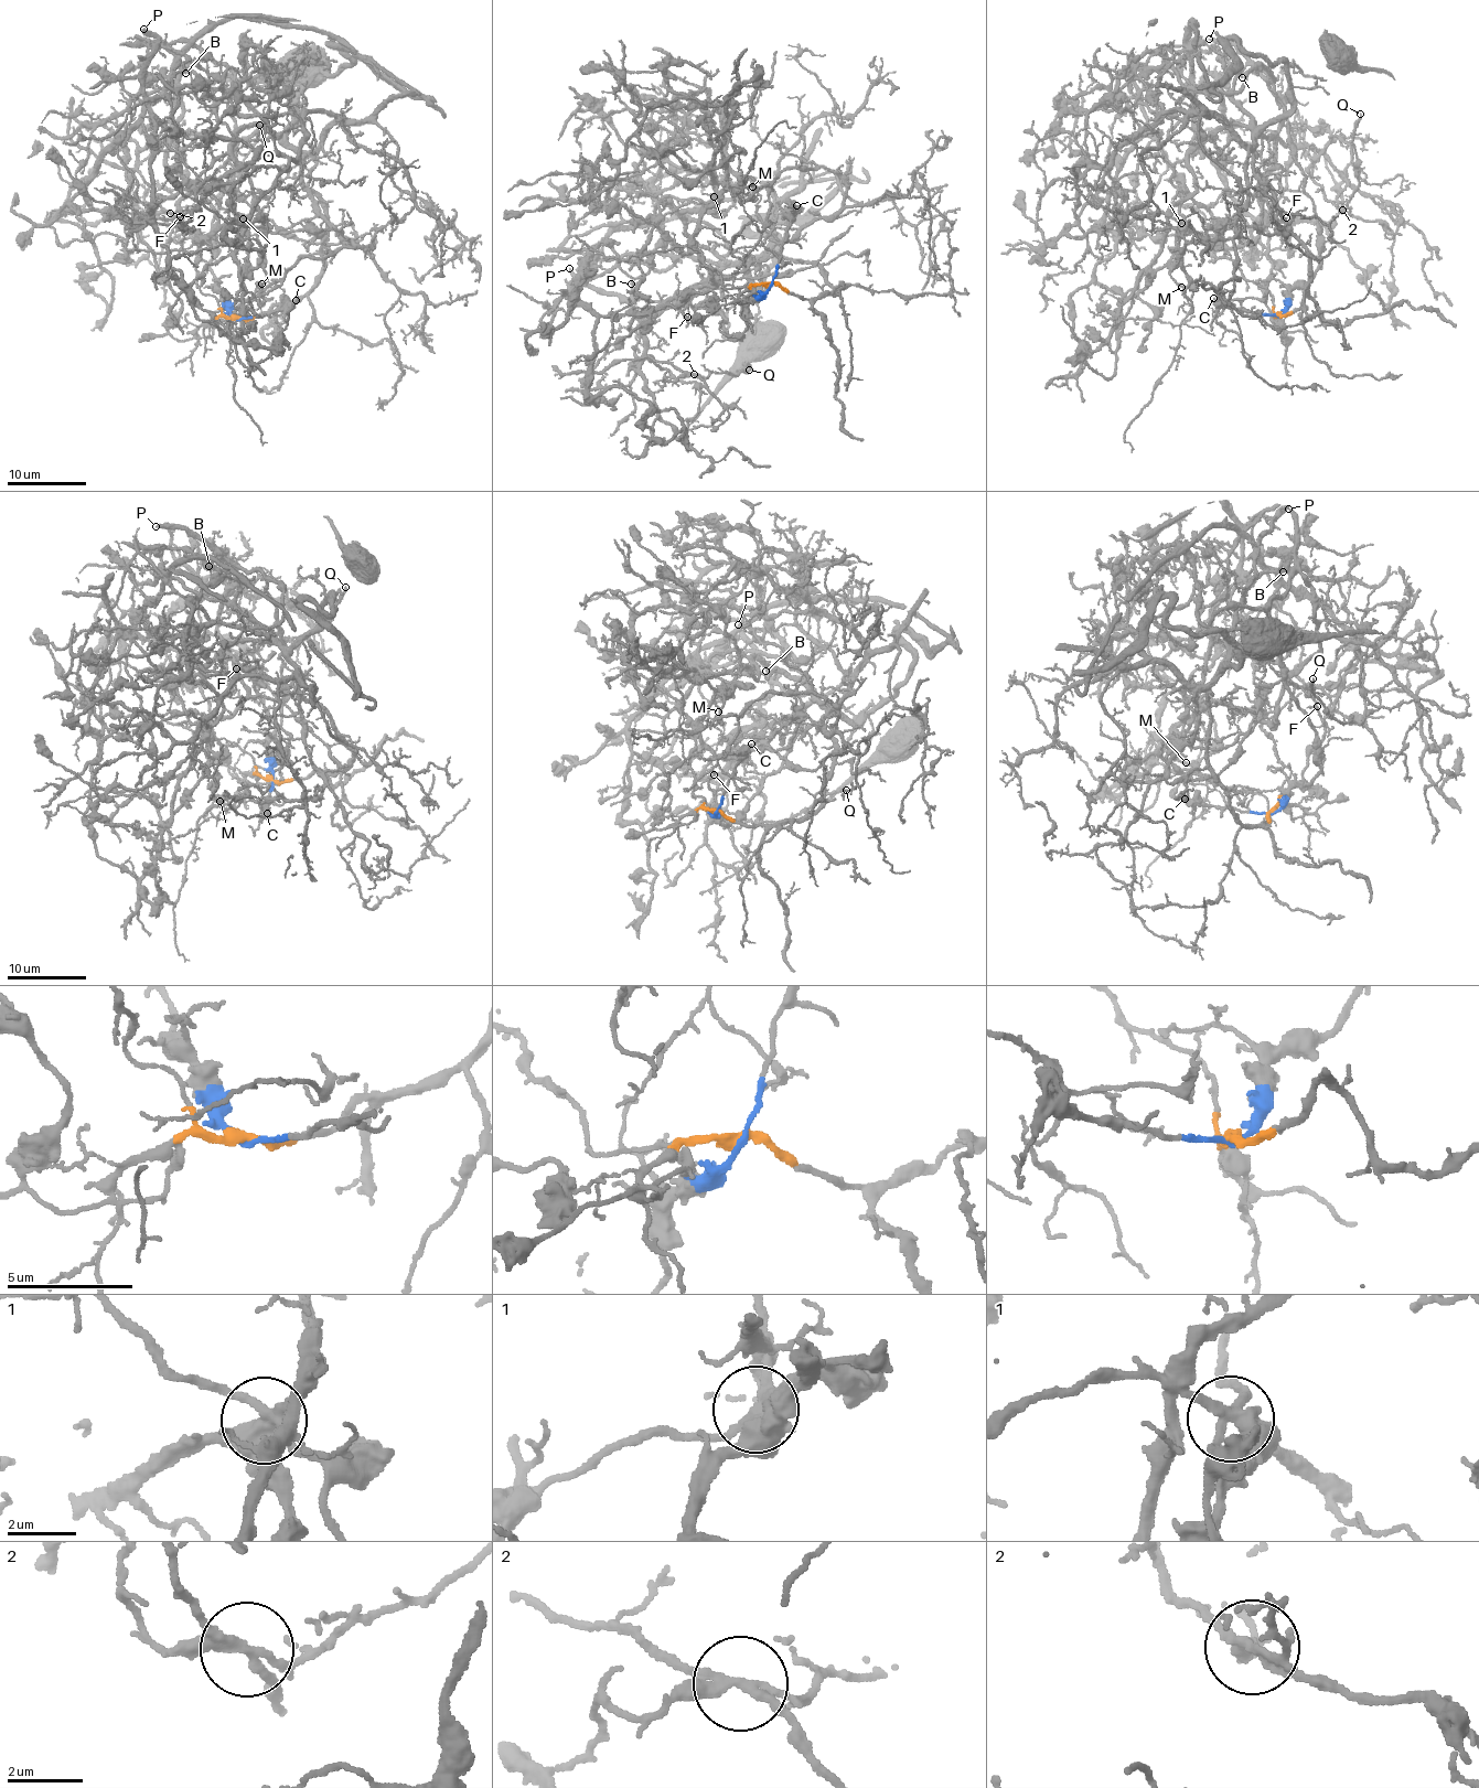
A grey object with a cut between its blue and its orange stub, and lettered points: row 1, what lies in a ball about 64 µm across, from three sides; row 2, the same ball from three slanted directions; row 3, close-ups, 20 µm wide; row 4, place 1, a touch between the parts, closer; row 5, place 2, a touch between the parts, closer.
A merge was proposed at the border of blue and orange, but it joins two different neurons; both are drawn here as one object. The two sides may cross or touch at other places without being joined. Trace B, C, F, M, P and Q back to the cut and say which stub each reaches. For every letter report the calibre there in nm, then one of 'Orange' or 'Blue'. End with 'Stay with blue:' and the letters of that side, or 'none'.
B: Thickness 120 nm. Blue
C: Thickness 440 nm. Blue
F: Thickness 120 nm. Orange
M: Thickness 200 nm. Orange
P: Thickness 320 nm. Blue
Q: Thickness 200 nm. Orange
Stay with blue: B, C, P

